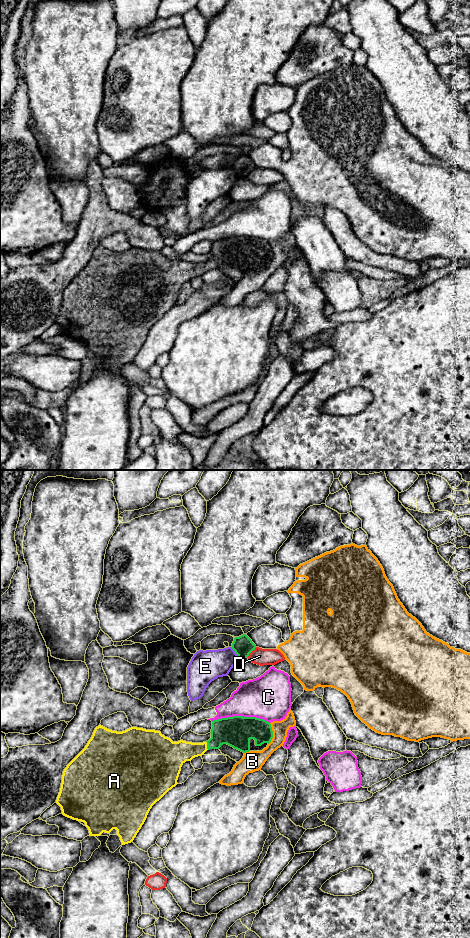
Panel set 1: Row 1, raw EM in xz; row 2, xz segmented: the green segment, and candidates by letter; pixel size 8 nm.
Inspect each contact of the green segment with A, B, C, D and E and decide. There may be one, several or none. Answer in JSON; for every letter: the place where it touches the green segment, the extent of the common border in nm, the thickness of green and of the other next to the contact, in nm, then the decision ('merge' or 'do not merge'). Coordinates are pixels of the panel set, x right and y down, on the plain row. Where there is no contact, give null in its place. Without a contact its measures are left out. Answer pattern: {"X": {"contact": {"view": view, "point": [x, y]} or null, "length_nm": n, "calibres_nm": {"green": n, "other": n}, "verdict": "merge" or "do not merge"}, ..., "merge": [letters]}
{"A": {"contact": {"view": "xz", "point": [207, 265]}, "length_nm": 70, "calibres_nm": {"green": 240, "other": 190}, "verdict": "merge"}, "B": {"contact": {"view": "xz", "point": [272, 254]}, "length_nm": 180, "calibres_nm": {"green": 200, "other": 150}, "verdict": "do not merge"}, "C": {"contact": {"view": "xz", "point": [241, 236]}, "length_nm": 460, "calibres_nm": {"green": 240, "other": 340}, "verdict": "do not merge"}, "D": {"contact": {"view": "xz", "point": [251, 171]}, "length_nm": 120, "calibres_nm": {"green": 160, "other": 140}, "verdict": "do not merge"}, "E": {"contact": {"view": "xz", "point": [235, 172]}, "length_nm": 120, "calibres_nm": {"green": 160, "other": 240}, "verdict": "do not merge"}, "merge": ["A"]}

